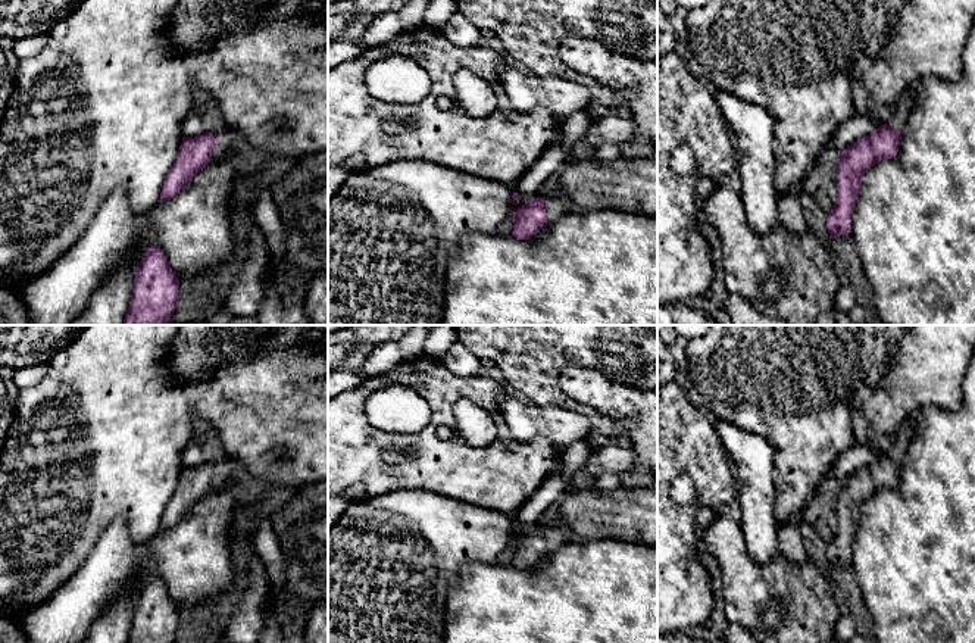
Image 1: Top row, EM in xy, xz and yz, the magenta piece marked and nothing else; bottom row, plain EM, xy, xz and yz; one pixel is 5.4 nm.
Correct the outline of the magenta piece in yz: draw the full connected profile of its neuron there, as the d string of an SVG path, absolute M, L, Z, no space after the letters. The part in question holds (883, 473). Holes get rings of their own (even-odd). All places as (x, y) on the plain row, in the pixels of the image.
M909 418L887 440L884 455L841 481L835 505L838 528L826 546L826 559L834 568L851 562L853 540L868 499L882 489L896 487L913 431L913 418Z

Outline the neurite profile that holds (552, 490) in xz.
M562 456L557 461L556 469L547 475L541 487L518 509L513 521L519 525L519 533L512 536L512 544L525 533L538 525L543 512L562 500L565 481L562 475Z

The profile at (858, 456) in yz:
M881 438L881 443L878 447L865 443L857 444L854 443L849 450L846 450L835 462L829 472L829 478L835 478L838 481L843 481L857 469L869 465L875 459L878 459L881 455L887 453L887 440Z

